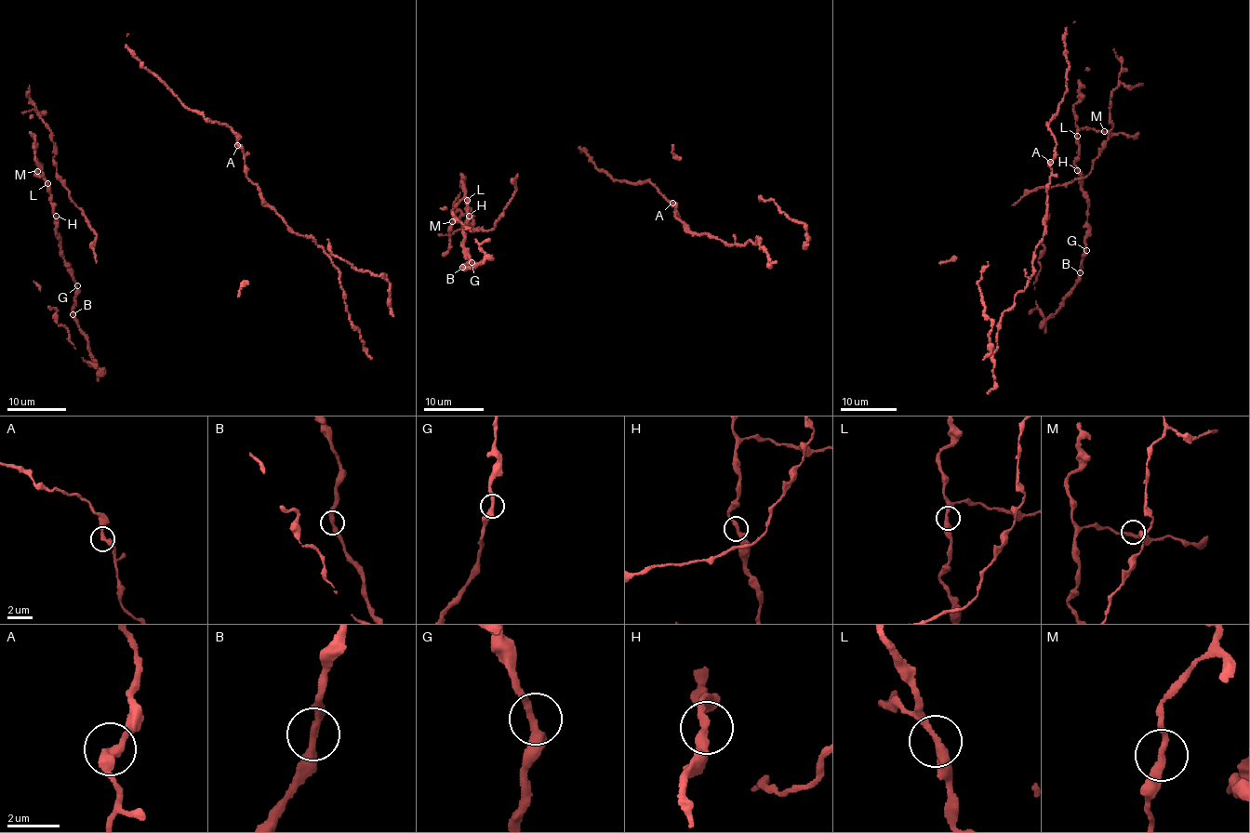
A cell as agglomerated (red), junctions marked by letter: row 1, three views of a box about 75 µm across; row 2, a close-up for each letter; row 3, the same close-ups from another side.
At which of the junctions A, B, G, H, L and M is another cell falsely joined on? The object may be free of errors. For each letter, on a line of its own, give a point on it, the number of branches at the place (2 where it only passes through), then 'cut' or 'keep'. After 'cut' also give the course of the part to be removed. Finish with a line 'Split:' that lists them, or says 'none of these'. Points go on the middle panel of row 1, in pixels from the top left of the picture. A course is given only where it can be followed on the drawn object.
A: at (672, 203); 2 branches meet; keep
B: at (462, 267); 2 branches meet; keep
G: at (472, 262); 2 branches meet; keep
H: at (469, 216); 2 branches meet; keep
L: at (467, 200); 2 branches meet; keep
M: at (452, 221); 2 branches meet; keep
Split: none of these

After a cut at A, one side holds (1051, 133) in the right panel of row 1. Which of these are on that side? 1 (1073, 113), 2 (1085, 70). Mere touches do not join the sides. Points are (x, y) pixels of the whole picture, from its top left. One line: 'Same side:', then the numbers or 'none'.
Same side: none

